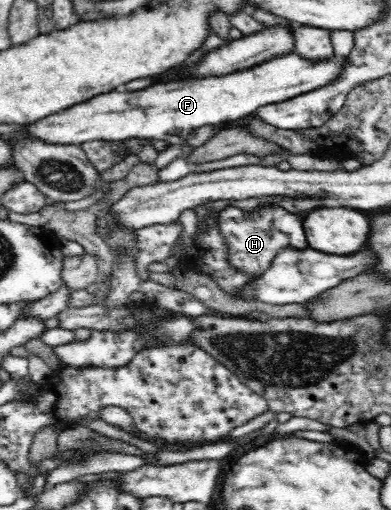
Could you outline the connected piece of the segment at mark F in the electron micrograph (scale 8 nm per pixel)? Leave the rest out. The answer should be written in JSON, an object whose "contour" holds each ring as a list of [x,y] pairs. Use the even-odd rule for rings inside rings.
{"contour":[[[294,52],[269,63],[261,63],[253,69],[233,71],[224,77],[157,81],[133,93],[111,90],[72,105],[62,112],[25,124],[22,135],[28,141],[42,141],[49,145],[80,145],[97,140],[154,139],[179,144],[188,154],[192,148],[187,147],[186,139],[193,129],[222,122],[232,123],[253,115],[264,105],[287,101],[328,84],[342,66],[328,60],[313,63],[299,58]]]}

